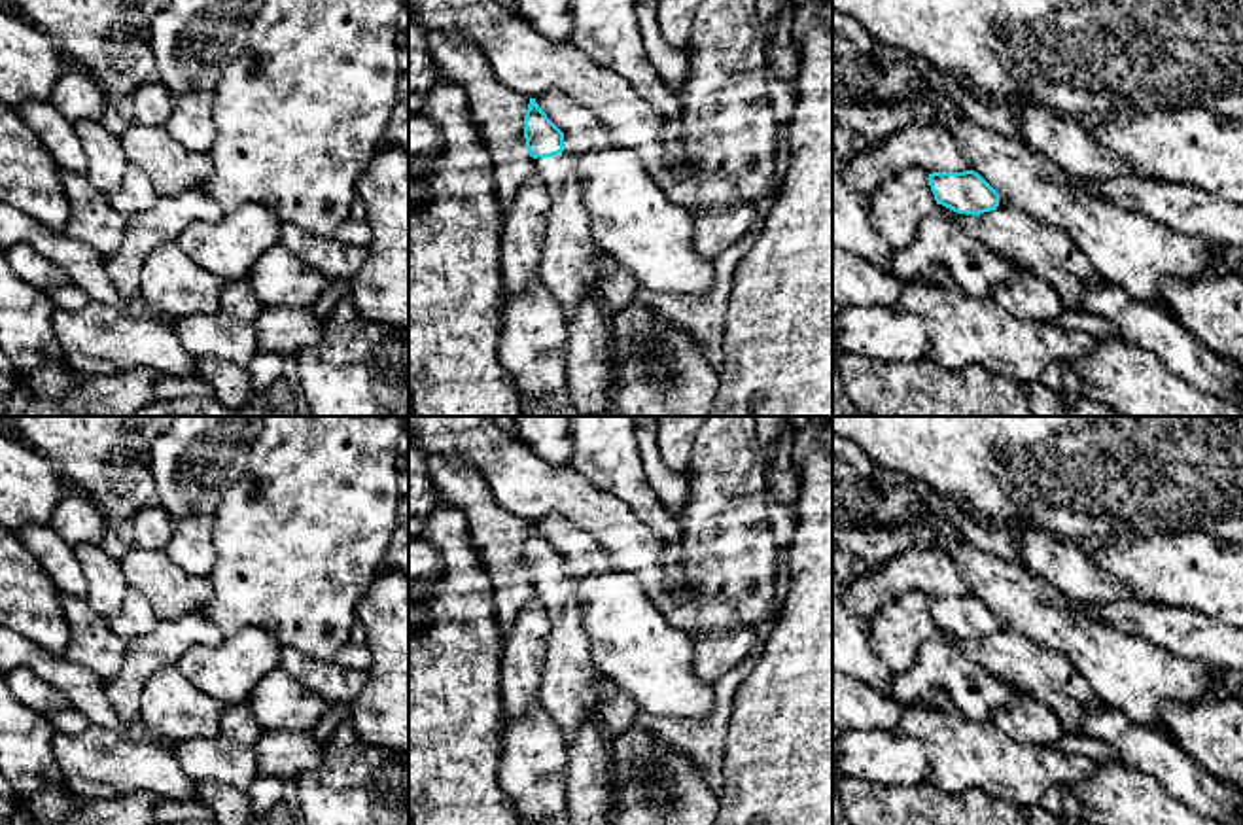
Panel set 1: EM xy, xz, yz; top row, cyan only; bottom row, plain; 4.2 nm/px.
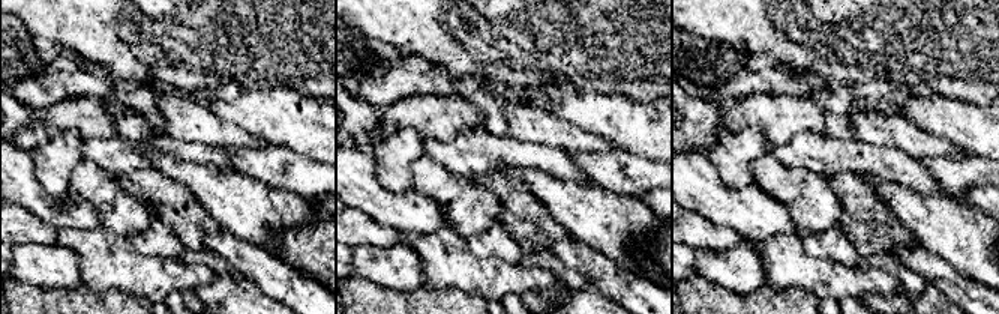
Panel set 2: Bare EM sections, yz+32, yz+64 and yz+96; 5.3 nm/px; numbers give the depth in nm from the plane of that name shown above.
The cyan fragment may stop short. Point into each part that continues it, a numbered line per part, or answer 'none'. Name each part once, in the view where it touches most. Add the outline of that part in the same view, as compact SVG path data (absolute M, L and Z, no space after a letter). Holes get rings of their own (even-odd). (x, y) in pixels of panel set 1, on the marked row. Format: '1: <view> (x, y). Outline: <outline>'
1: xz (568, 267). Outline: M562 151L552 157L537 157L535 167L551 197L539 280L569 318L583 297L596 295L600 280L598 244L577 180L579 159Z

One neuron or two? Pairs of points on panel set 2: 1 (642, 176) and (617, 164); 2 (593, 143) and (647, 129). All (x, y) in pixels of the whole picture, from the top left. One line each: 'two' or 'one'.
1: one
2: two

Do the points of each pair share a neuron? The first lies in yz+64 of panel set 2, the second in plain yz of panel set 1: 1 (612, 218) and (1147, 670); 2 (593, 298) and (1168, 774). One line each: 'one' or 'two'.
1: one
2: two

